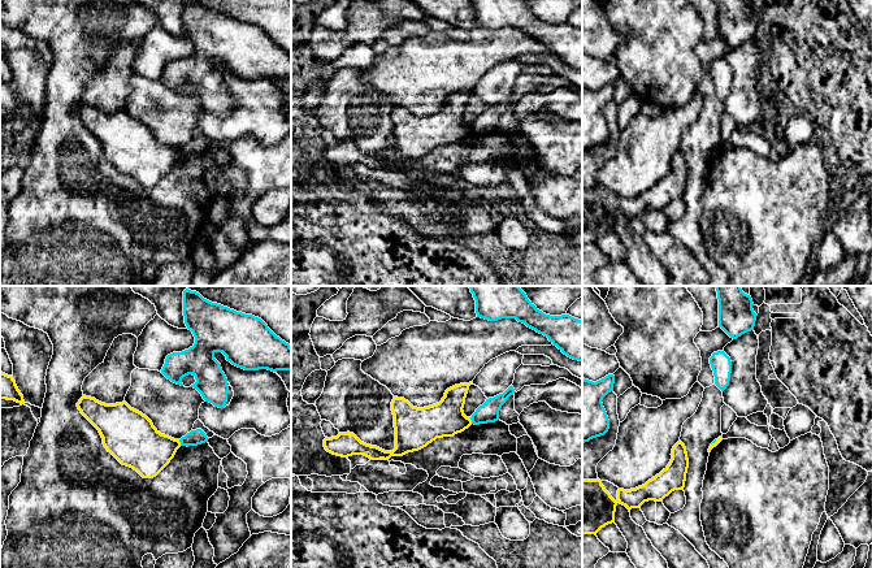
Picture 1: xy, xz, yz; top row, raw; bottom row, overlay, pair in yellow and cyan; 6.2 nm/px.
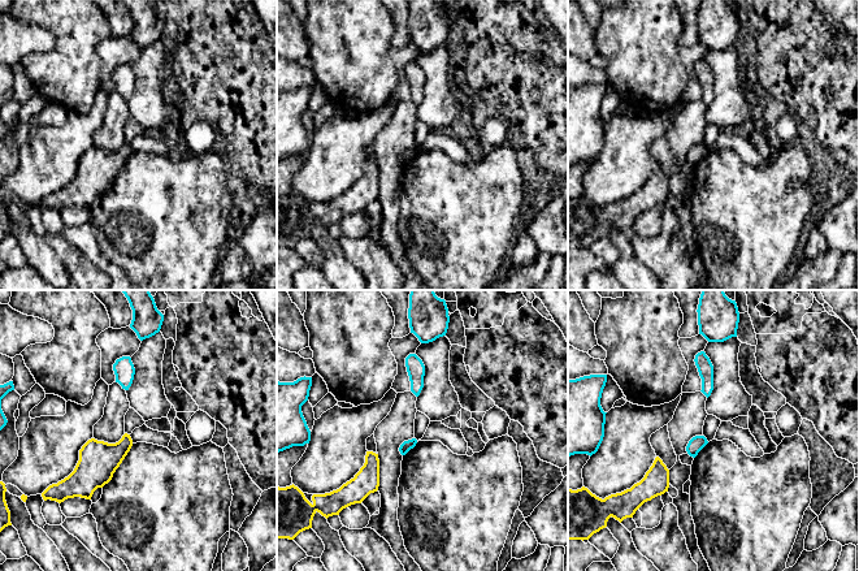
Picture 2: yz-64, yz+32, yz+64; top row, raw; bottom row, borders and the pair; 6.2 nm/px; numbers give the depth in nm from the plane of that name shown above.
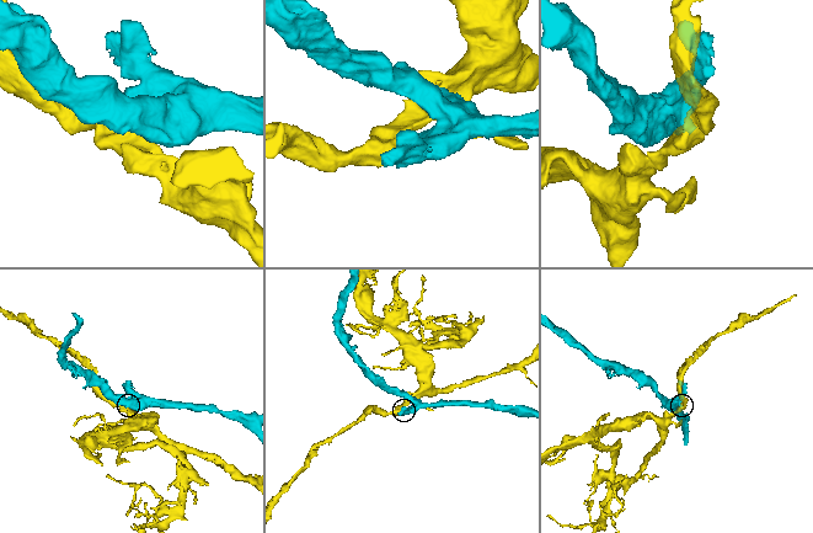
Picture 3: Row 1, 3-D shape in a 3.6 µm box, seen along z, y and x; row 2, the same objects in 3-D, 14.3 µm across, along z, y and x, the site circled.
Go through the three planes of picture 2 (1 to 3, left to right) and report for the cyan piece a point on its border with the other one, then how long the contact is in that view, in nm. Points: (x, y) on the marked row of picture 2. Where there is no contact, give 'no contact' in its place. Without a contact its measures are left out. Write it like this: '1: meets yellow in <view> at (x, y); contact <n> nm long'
1: no contact
2: no contact
3: no contact

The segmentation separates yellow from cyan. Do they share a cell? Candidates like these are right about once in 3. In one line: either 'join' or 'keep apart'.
keep apart

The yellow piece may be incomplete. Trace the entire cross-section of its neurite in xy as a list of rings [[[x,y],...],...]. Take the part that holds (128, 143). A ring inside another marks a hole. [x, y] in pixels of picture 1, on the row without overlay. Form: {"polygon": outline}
{"polygon": [[[83,104],[77,116],[99,139],[107,160],[143,187],[156,186],[181,156],[179,148],[161,143],[146,123],[126,110],[105,113]]]}

